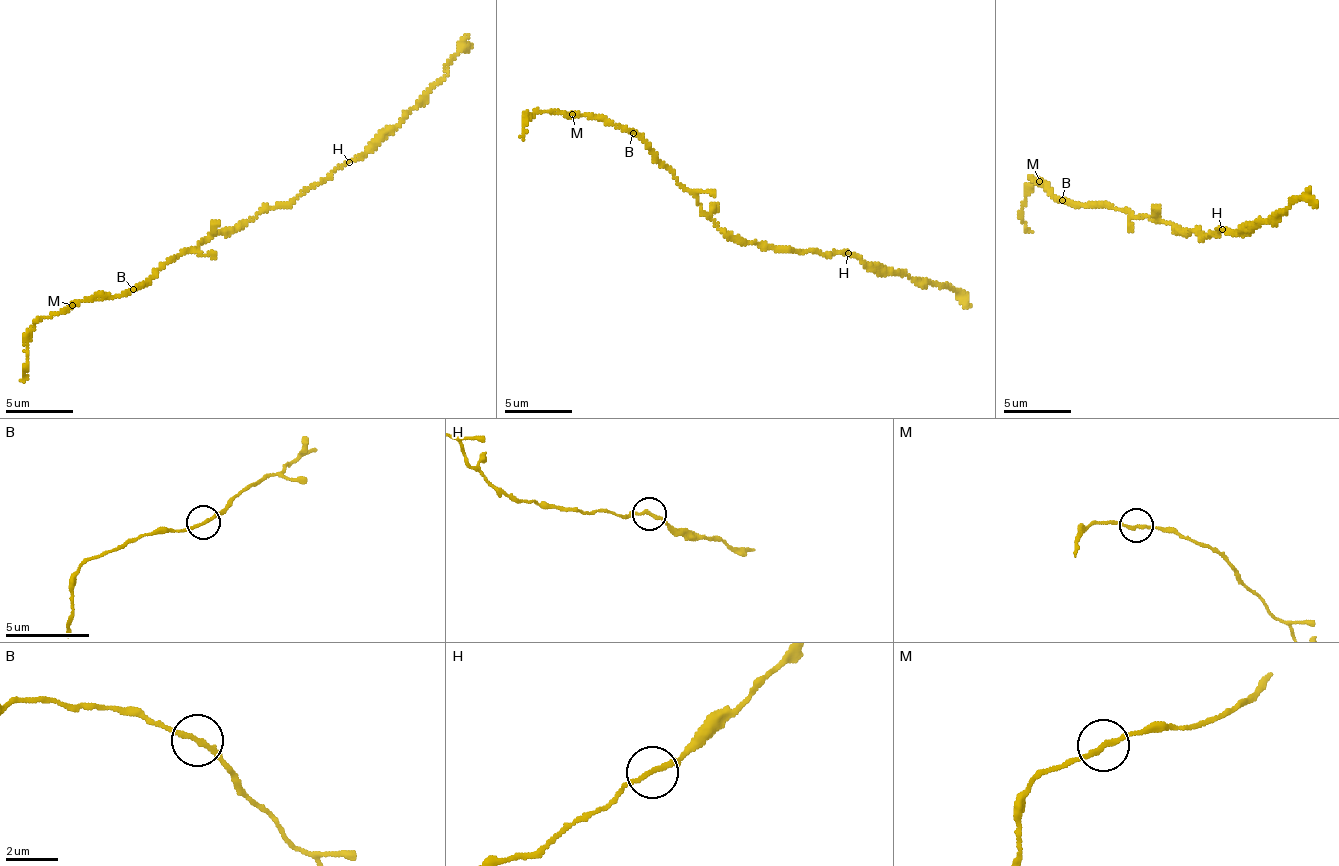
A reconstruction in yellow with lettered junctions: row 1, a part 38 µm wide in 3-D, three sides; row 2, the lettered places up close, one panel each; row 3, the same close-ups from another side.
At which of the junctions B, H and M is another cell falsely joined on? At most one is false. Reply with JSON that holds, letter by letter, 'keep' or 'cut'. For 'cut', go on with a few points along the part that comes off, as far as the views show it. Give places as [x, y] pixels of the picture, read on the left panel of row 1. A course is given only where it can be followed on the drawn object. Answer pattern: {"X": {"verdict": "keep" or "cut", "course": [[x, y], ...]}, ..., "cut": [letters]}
{"B": {"verdict": "keep"}, "H": {"verdict": "cut", "course": [[349, 160], [362, 158], [386, 131], [400, 126], [461, 50], [472, 47]]}, "M": {"verdict": "keep"}, "cut": ["H"]}

